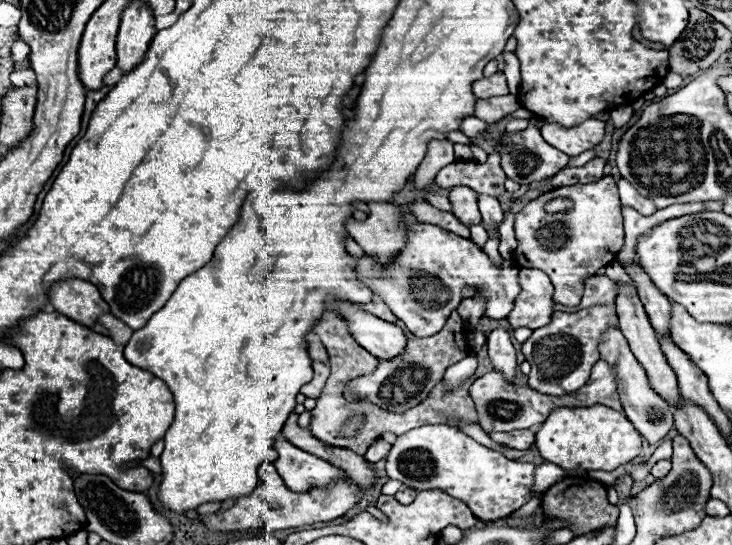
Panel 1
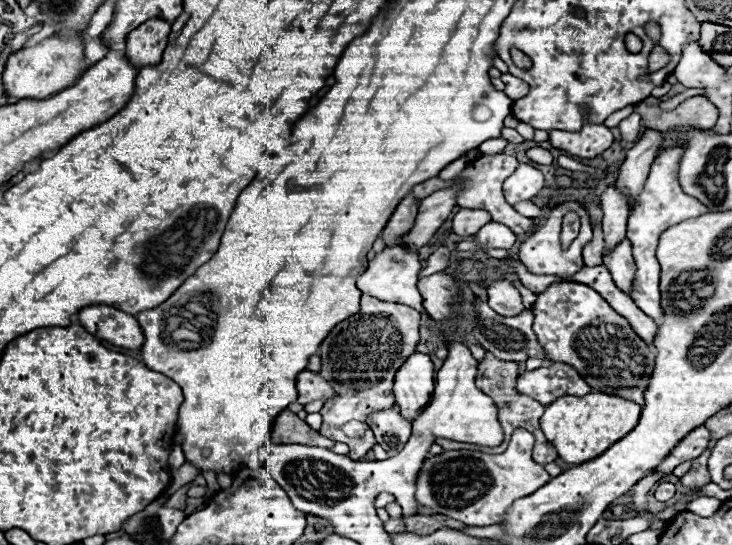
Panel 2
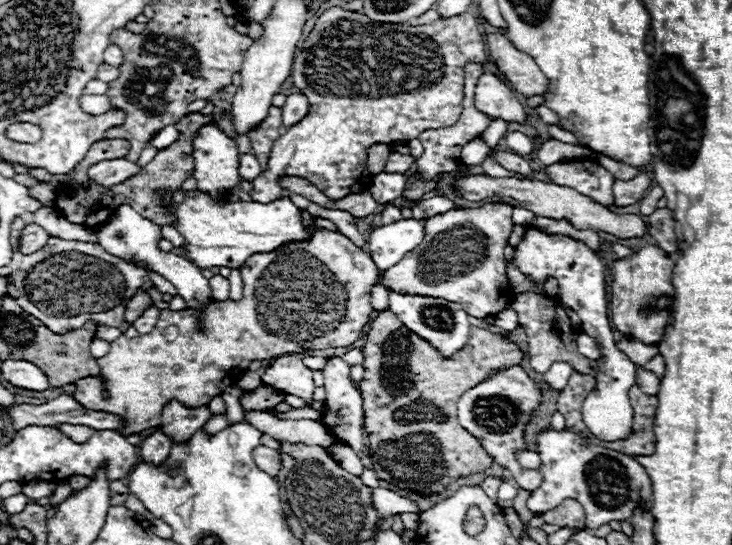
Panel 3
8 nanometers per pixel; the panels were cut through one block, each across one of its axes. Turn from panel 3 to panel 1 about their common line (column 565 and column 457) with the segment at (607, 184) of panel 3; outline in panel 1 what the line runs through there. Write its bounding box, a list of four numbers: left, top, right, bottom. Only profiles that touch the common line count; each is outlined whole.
[434,152,506,198]

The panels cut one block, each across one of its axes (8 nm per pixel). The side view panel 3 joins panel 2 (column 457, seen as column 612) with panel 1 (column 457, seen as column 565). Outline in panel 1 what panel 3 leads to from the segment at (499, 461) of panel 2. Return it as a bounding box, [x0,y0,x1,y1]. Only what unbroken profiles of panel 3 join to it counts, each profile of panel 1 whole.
[386,424,536,522]

